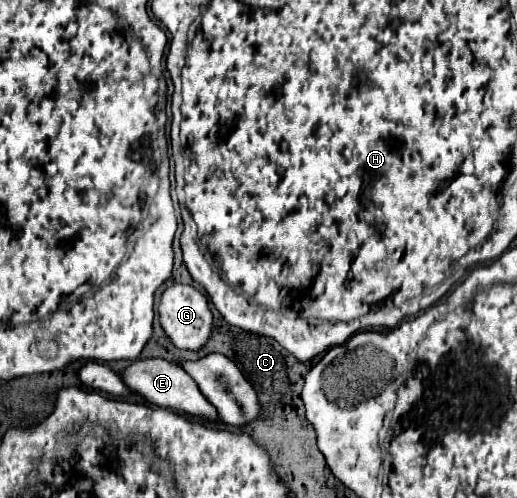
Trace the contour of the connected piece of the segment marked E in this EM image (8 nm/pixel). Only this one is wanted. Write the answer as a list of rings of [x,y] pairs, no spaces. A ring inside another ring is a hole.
[[[163,358],[135,360],[125,370],[121,370],[119,376],[125,382],[125,386],[129,386],[129,390],[133,390],[135,394],[141,394],[151,404],[171,408],[175,412],[185,412],[191,416],[205,416],[209,420],[217,420],[217,410],[201,394],[197,382],[181,366],[177,366],[173,362],[167,362]]]

